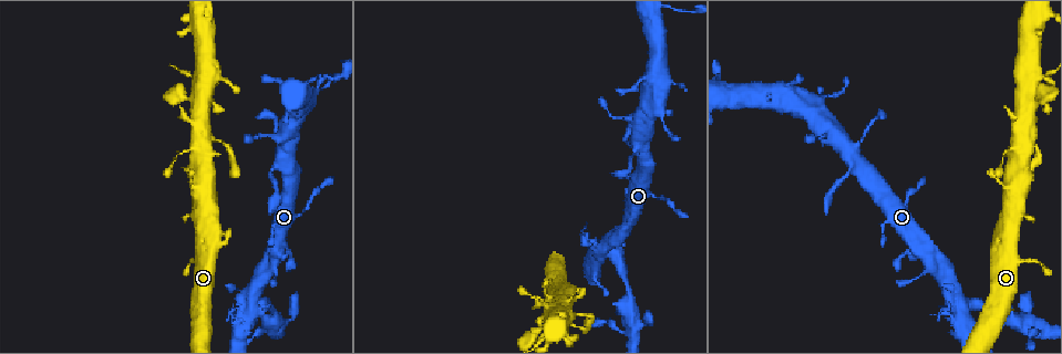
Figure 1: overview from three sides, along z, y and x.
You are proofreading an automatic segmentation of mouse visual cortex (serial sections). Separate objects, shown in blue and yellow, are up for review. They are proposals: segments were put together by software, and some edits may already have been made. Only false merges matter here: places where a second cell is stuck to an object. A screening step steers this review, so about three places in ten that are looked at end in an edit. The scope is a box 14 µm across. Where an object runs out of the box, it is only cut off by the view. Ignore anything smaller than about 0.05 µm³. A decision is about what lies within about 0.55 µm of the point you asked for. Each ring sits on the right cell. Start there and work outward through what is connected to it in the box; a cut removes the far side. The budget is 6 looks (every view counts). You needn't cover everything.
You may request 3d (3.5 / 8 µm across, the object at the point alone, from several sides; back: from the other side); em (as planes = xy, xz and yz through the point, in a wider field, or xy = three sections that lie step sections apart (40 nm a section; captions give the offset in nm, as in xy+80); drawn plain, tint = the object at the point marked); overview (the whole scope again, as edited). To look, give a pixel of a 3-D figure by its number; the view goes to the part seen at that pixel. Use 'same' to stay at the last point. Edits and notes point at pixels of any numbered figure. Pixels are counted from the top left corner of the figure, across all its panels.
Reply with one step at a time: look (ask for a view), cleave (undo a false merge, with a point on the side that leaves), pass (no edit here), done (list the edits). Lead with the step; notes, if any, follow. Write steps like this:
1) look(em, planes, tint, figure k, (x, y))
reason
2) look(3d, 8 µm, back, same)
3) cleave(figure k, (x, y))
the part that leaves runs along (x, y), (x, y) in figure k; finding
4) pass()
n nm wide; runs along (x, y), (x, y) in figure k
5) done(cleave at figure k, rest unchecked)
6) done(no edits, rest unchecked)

look(3d, 3.5 µm, figure 1, (282, 165))
sharp bend

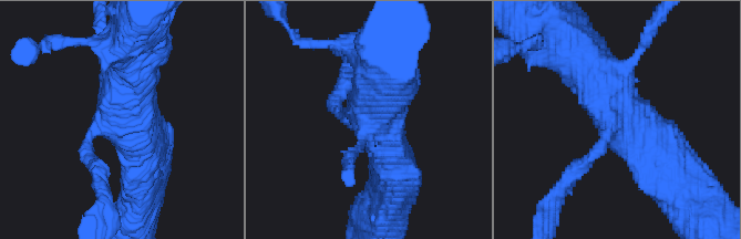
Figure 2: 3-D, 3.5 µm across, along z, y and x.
look(em, planes, tint, figure 2, (615, 123))
now the EM

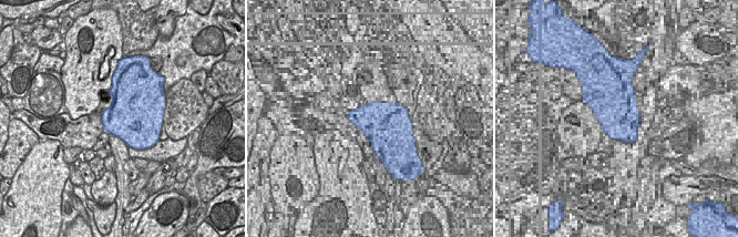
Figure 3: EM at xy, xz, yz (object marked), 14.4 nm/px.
look(em, xy, step 1, tint, same)
cut it another way

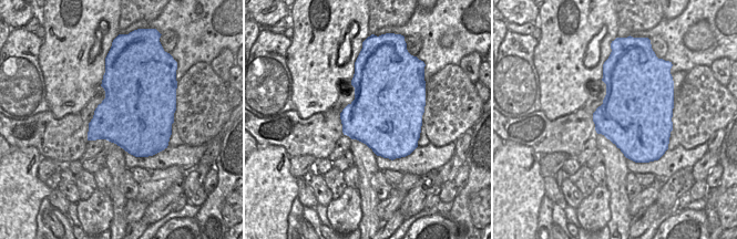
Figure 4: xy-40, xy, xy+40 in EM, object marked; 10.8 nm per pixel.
pass()
750 nm wide; runs along (670, 172), (610, 101), (579, 53) in figure 2; continuous, no second cell

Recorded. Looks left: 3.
look(3d, 3.5 µm, figure 1, (611, 250))
abrupt turn

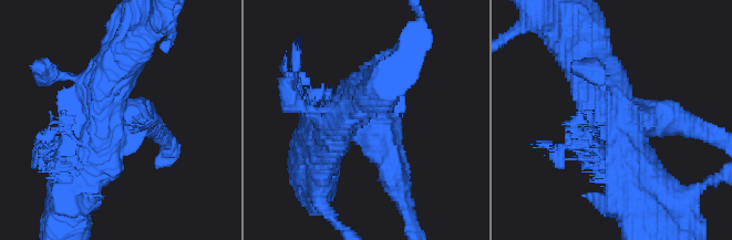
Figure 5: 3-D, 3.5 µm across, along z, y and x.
look(em, xy, step 1, tint, figure 5, (107, 120))
now the EM

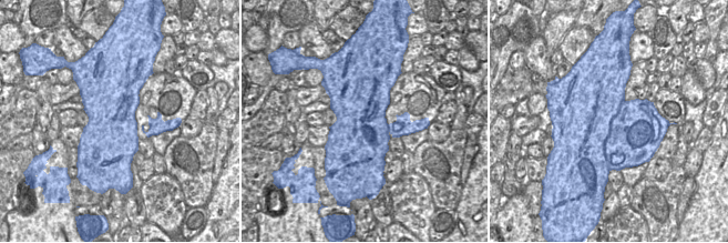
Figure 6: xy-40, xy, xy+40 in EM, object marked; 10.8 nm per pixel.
cleave(figure 5, (662, 113))
border along (625, 101), (609, 170) in figure 6; two cells meet here

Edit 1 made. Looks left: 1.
done(cleave at figure 5, rest unchecked)

